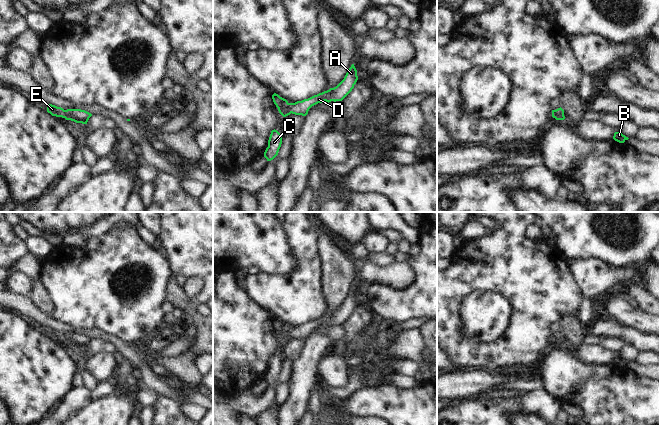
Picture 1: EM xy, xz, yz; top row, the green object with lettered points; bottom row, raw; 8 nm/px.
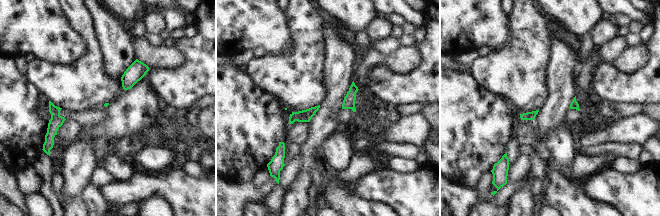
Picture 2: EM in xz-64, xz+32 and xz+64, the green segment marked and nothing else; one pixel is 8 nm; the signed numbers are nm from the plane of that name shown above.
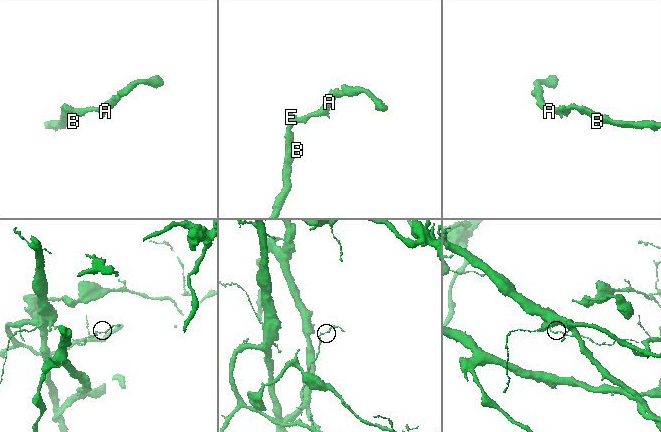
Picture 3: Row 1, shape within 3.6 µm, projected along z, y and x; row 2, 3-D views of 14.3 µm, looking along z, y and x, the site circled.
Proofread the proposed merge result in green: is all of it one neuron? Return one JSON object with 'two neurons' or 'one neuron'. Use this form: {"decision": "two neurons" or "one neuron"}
{"decision": "one neuron"}

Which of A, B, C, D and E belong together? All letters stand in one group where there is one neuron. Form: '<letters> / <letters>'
A B C D E

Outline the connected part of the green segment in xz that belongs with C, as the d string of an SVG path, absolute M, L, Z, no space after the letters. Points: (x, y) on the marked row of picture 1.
M272 130L268 140L268 147L264 152L264 157L267 161L273 160L278 155L281 144L282 135L277 130Z

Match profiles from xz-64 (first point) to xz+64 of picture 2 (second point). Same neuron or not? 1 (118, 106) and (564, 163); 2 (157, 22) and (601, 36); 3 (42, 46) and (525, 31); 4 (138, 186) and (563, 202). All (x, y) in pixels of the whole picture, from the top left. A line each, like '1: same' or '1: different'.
1: different
2: same
3: different
4: different

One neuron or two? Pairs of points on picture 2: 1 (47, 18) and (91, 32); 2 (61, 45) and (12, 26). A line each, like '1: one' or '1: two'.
1: two
2: one

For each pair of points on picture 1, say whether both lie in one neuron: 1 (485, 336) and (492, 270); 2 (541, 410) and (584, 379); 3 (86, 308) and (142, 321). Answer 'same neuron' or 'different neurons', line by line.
1: different neurons
2: different neurons
3: same neuron

